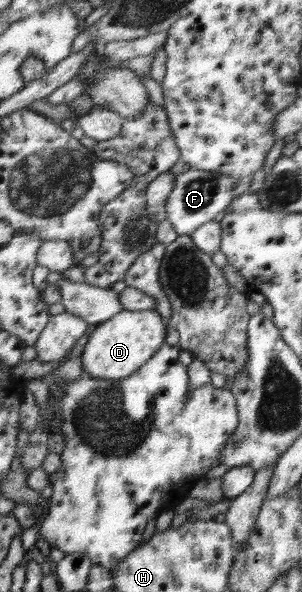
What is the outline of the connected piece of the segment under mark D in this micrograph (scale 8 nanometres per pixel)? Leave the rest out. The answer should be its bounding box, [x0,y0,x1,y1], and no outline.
[82,310,166,379]

